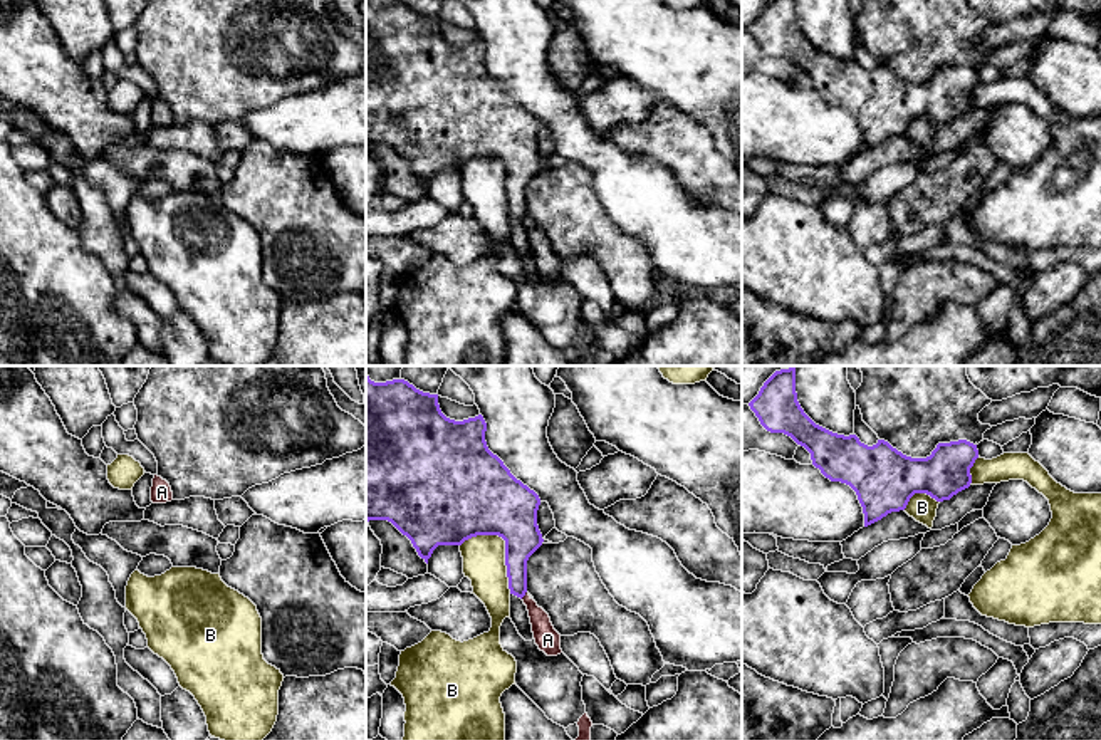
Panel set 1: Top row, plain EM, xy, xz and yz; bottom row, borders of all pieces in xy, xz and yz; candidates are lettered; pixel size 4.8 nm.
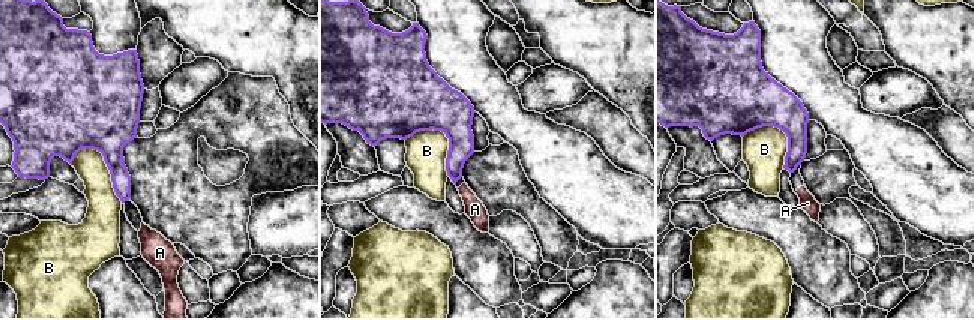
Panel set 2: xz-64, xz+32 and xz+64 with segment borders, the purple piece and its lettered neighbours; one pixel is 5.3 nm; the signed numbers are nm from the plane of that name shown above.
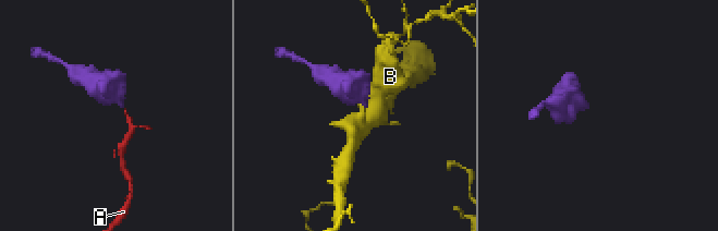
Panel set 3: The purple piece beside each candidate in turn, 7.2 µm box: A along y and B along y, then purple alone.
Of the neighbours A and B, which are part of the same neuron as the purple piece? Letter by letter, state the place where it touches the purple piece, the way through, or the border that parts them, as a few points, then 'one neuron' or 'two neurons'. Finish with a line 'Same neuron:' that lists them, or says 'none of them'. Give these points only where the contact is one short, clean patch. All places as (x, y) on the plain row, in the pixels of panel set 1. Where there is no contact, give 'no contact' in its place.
A: meets purple in xz at (524, 218); border along xz (526, 215), (521, 222); two neurons
B: meets purple in xz at (506, 171); two neurons
Same neuron: none of them

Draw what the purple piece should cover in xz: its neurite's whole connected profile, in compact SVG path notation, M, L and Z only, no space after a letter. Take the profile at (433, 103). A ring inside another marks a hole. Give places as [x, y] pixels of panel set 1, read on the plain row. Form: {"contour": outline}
{"contour": "M366 0L366 144L391 146L426 188L438 169L462 169L477 159L502 161L509 213L522 223L527 216L527 185L544 166L537 149L540 122L488 74L485 55L482 39L455 45L441 37L438 18L423 17L404 3L374 7Z"}

